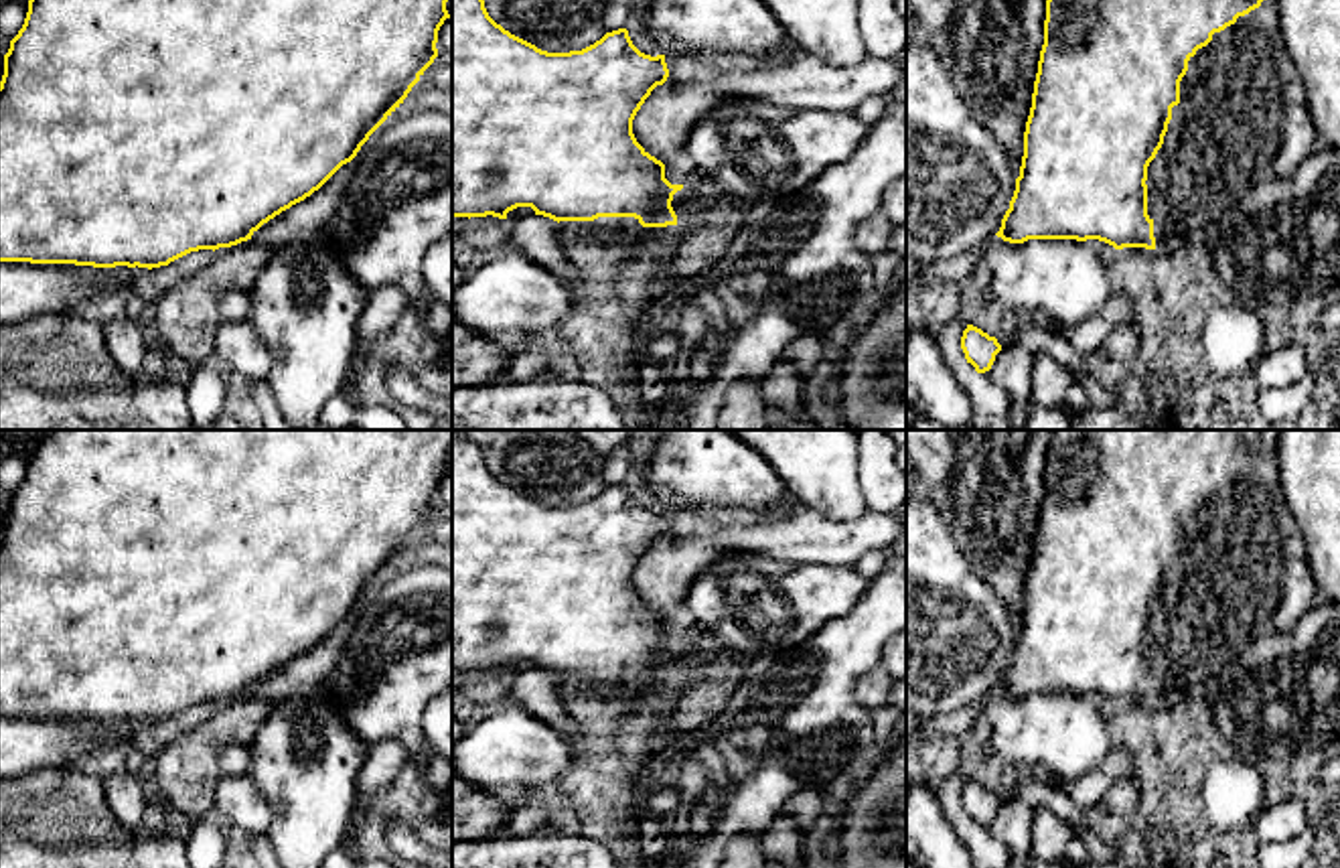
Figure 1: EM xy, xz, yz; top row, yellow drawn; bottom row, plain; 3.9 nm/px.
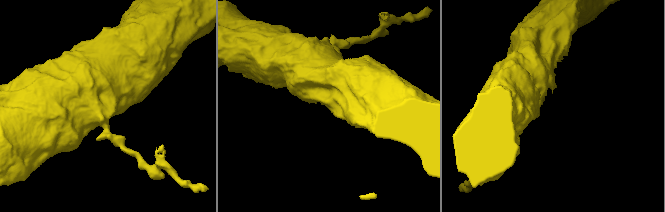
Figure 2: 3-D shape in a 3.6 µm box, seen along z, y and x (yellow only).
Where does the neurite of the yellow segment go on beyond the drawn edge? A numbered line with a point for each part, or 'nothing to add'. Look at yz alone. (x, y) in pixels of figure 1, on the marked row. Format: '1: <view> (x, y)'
1: yz (1243, 118)

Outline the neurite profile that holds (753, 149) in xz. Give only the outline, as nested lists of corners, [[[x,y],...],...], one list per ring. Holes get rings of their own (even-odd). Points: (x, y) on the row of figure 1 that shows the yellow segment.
[[[730,99],[697,122],[687,154],[695,174],[716,180],[734,199],[780,199],[847,160],[868,130],[853,112]]]

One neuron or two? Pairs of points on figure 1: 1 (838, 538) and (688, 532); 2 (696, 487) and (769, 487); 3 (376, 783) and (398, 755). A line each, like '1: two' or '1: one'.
1: one
2: one
3: one

